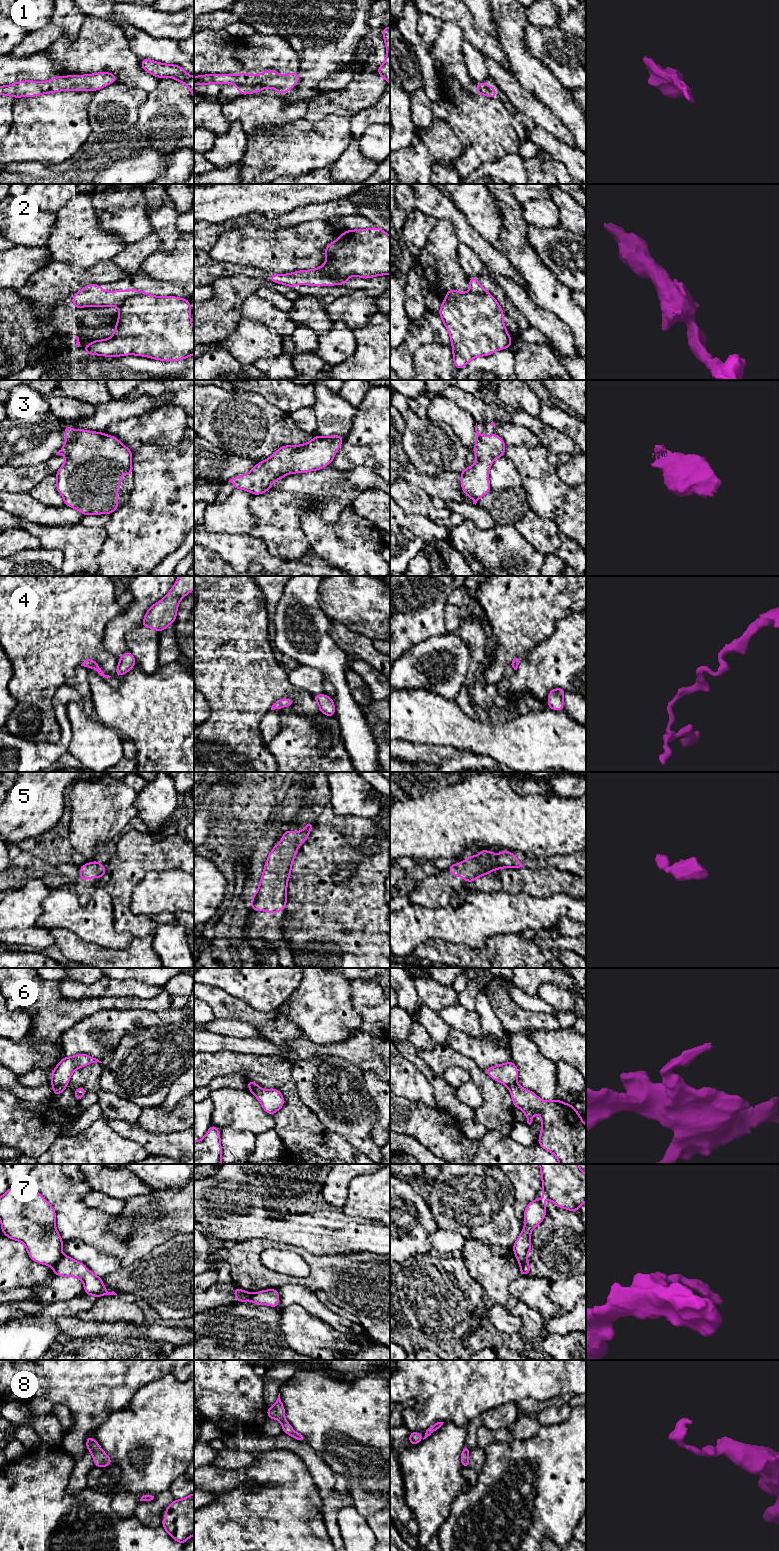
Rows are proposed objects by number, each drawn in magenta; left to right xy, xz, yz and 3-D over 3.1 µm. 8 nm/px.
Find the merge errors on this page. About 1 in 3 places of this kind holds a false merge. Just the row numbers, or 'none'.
2, 6, 7

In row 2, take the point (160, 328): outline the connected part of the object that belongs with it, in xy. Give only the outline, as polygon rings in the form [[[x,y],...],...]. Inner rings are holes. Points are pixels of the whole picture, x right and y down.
[[[142,292],[126,299],[119,309],[113,335],[104,340],[92,340],[90,345],[84,344],[87,354],[107,357],[137,355],[160,361],[183,360],[194,354],[194,327],[189,299],[159,297]]]

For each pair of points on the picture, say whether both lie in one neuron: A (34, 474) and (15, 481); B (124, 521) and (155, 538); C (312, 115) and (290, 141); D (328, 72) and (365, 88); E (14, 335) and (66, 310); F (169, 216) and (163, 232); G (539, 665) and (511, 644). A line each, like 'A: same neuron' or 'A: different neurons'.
A: same neuron
B: same neuron
C: different neurons
D: different neurons
E: same neuron
F: same neuron
G: different neurons

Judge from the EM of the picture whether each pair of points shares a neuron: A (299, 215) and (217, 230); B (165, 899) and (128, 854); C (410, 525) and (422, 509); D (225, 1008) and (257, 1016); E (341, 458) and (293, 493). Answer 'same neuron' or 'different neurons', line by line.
A: same neuron
B: different neurons
C: different neurons
D: same neuron
E: different neurons

